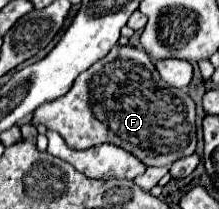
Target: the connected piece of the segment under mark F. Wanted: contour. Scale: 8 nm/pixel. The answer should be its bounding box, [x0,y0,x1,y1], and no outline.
[33,45,197,165]

